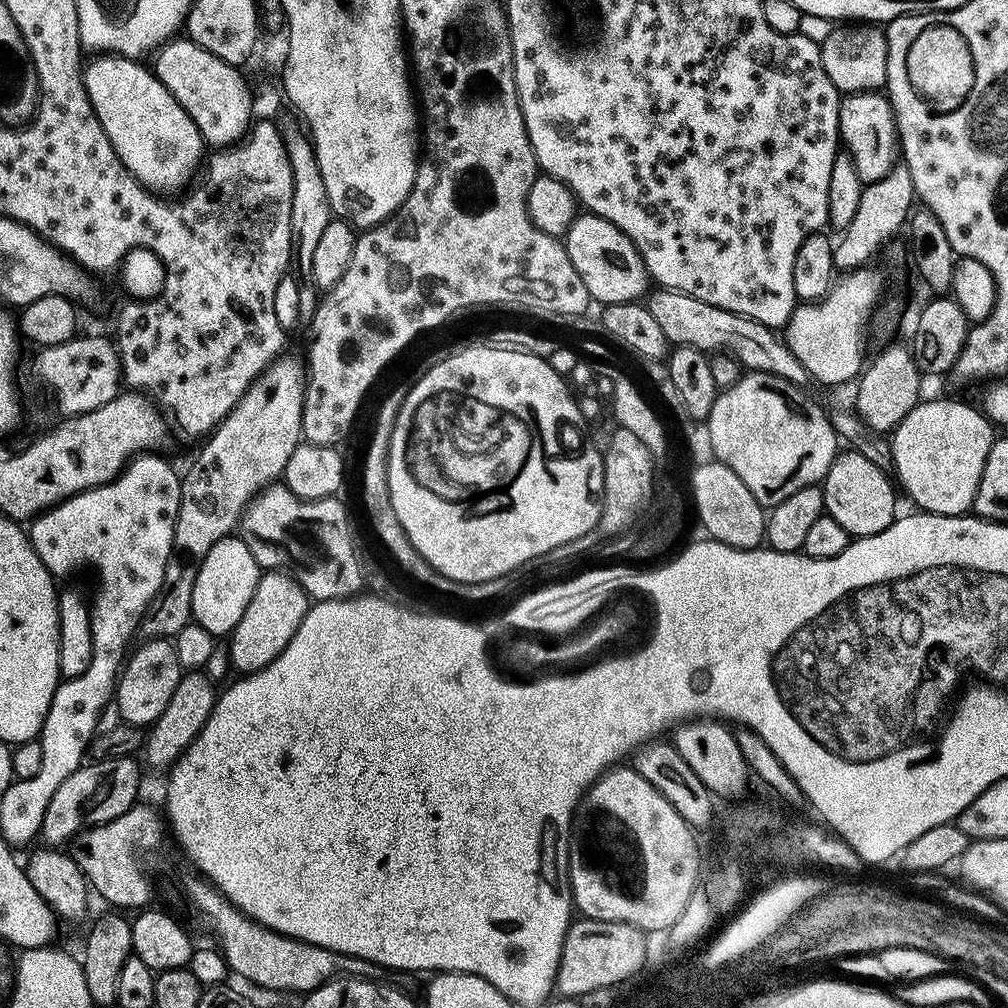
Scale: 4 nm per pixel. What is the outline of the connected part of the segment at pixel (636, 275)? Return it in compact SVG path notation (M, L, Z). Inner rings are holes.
M591 214L577 215L567 225L562 243L568 251L570 262L574 262L574 270L578 270L578 278L582 278L589 297L595 303L597 300L597 305L631 304L649 291L648 267L631 238L622 234L622 230L618 230L609 220Z

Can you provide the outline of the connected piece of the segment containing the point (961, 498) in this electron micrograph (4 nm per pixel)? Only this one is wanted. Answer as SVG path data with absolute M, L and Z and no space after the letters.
M928 400L916 405L891 433L892 467L899 487L917 505L917 509L937 516L962 516L972 507L986 458L992 449L994 425L979 407L971 408L960 400Z

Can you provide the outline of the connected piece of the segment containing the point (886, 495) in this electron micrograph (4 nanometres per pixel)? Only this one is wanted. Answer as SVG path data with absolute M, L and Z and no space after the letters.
M855 450L847 451L841 451L837 455L832 461L830 470L824 475L822 481L824 511L834 518L834 522L838 522L838 526L842 526L848 532L849 537L873 536L886 530L892 521L897 519L897 489L889 475L878 466L874 466L870 458Z

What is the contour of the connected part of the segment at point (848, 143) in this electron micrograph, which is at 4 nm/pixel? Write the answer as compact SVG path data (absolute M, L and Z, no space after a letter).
M883 91L853 92L845 95L840 102L840 140L846 147L847 155L852 157L854 170L858 170L861 185L878 182L898 163L898 137L896 135L896 116L892 112L892 103Z

